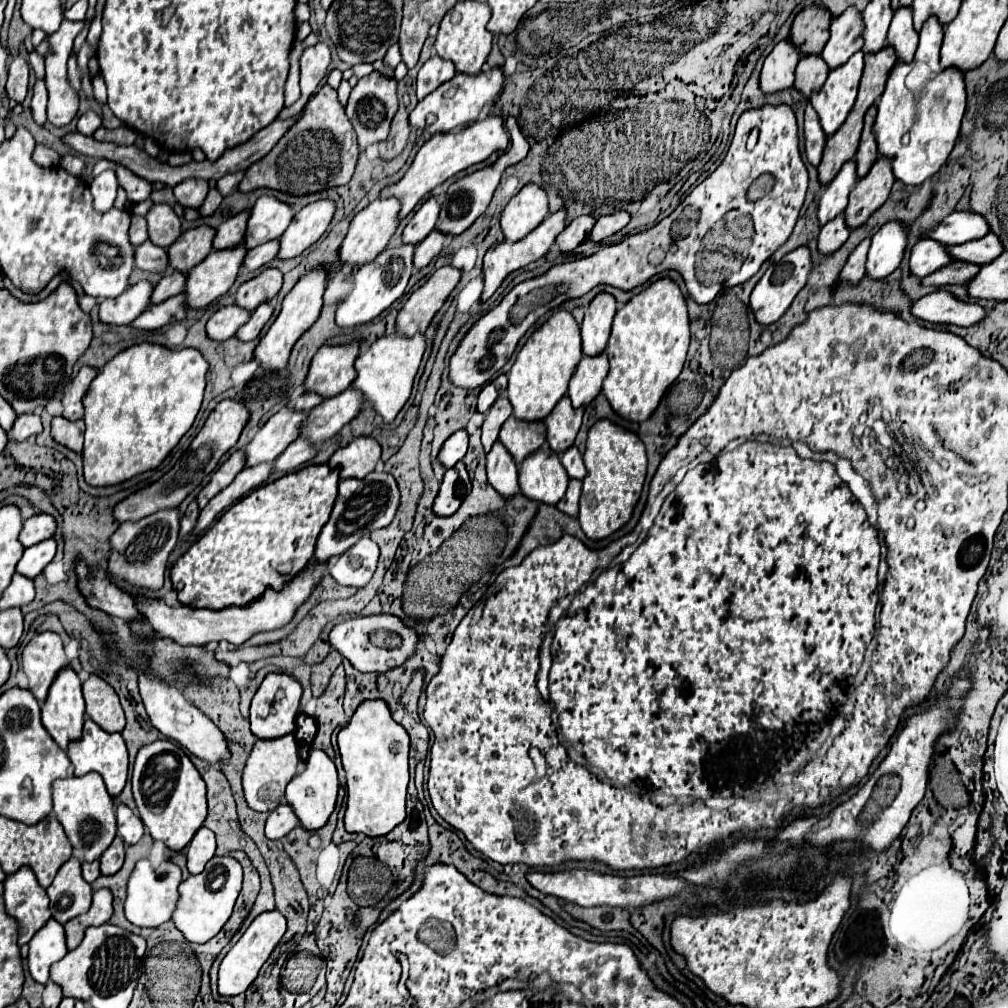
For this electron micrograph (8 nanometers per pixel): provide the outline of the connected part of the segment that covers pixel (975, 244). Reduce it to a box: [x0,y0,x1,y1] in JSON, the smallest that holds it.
[950,233,1004,265]

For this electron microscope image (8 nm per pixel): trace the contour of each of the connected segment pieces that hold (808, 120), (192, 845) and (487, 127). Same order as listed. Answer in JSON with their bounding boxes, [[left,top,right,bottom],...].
[[804,105,826,167],[188,827,216,875],[380,115,508,219]]

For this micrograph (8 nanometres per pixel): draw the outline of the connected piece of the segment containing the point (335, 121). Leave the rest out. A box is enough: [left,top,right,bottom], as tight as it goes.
[238,83,360,195]

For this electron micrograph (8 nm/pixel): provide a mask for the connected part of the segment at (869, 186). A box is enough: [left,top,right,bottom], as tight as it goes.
[844,155,892,227]

